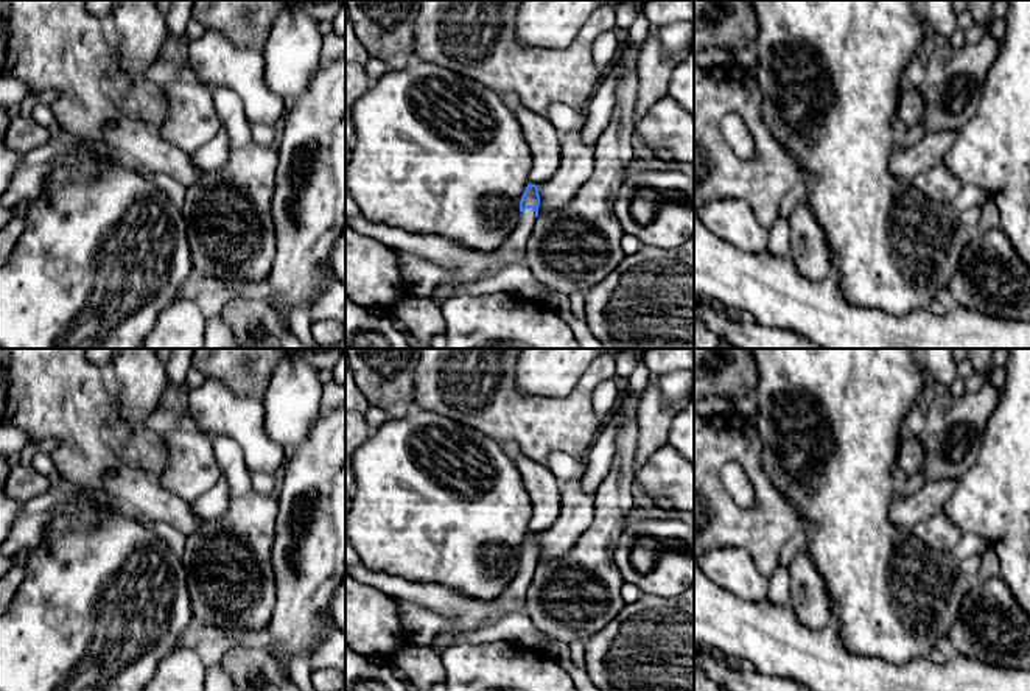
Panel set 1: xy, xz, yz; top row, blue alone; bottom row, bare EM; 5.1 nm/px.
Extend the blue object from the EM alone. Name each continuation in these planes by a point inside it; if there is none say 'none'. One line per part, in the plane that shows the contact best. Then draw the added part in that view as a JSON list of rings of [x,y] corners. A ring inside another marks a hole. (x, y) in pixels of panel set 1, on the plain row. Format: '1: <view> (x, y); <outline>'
1: xz (467, 613); [[[526,557],[512,582],[492,601],[470,598],[439,584],[411,582],[364,565],[350,566],[349,571],[356,581],[378,588],[392,599],[422,605],[450,619],[453,632],[478,632],[489,619],[498,621],[507,613],[524,610],[527,588],[535,574],[535,559]]]

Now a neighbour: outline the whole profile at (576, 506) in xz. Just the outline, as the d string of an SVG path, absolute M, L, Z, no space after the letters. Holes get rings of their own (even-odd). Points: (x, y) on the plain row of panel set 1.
M582 478L560 484L560 515L538 535L538 563L559 559L571 551L593 520L594 495L583 490Z

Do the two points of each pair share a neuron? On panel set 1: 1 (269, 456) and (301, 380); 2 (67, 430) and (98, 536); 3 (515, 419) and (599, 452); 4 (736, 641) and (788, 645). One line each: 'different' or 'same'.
1: different
2: different
3: different
4: same

